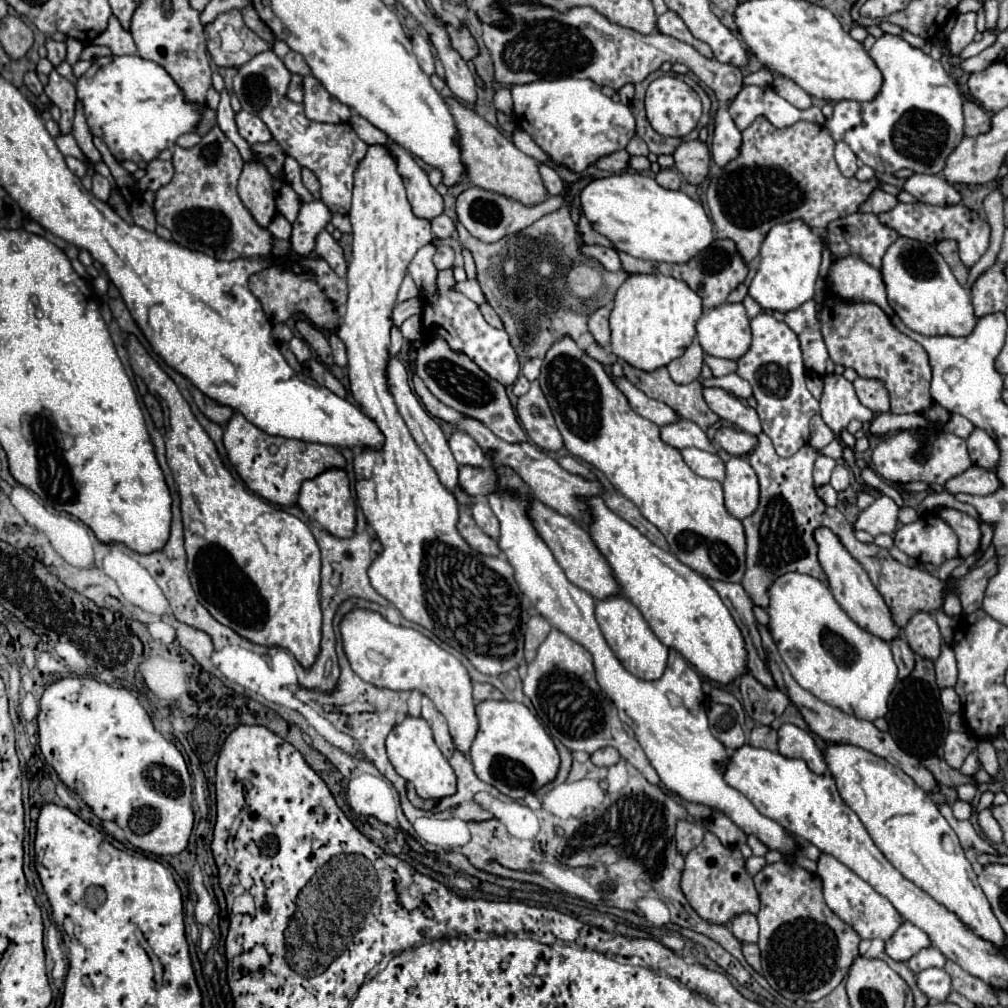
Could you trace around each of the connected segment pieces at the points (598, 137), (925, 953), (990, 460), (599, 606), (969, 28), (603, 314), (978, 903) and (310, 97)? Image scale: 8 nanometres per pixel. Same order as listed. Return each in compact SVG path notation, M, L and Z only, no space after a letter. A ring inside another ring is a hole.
M563 77L555 81L533 81L525 85L513 85L513 115L519 129L527 131L531 139L551 155L553 163L565 165L571 171L585 171L589 165L593 165L599 157L609 155L613 151L625 149L629 139L635 135L635 119L631 115L631 109L627 105L615 103L609 97L601 93L601 87L595 85L589 79L575 79L575 77Z
M927 947L923 951L919 951L917 955L913 955L909 961L909 969L913 975L929 969L929 967L943 967L945 965L945 957L941 951L937 951L935 947Z
M975 429L967 437L967 449L969 449L969 457L975 465L979 465L983 469L995 469L997 467L999 447L993 443L993 439L983 429Z
M609 595L605 599L599 599L595 603L595 617L615 657L625 665L629 673L647 681L659 679L663 675L665 665L667 665L667 647L649 629L647 621L629 599L625 599L623 595Z
M959 13L957 15L957 23L955 23L953 31L949 33L949 51L953 55L959 55L959 51L973 41L973 35L977 33L975 19L977 19L977 13Z
M601 307L589 317L589 331L595 337L595 341L601 347L607 347L611 343L611 329L609 329L609 307Z
M829 743L825 749L825 763L835 777L841 799L859 815L871 839L891 865L935 901L953 911L971 931L991 941L1007 955L1005 933L977 883L977 873L967 861L955 831L939 813L931 797L899 767L855 745Z
M313 75L303 77L303 93L305 93L305 99L303 99L305 115L311 121L319 121L319 123L349 121L349 107L335 101Z

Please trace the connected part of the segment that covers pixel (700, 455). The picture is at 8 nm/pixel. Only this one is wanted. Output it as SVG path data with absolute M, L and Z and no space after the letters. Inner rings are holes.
M695 447L681 449L681 455L683 455L685 463L699 477L707 477L707 479L715 479L715 481L725 479L725 463L719 455L709 453L709 451L701 451L701 449L695 449Z

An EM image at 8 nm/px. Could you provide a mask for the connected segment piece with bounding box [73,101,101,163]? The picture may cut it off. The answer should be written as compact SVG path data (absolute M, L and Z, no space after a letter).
M77 101L75 103L75 123L73 123L73 137L75 137L75 141L77 141L77 145L81 147L81 151L89 157L89 161L91 163L97 163L97 161L101 161L101 155L99 155L99 151L95 149L95 145L93 145L93 137L91 137L91 131L89 131L89 127L87 127L87 123L85 123L85 115L83 115L83 105Z

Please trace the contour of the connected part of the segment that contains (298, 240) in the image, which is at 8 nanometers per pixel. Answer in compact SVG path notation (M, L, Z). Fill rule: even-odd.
M319 199L311 203L303 203L297 221L293 223L291 245L299 255L309 255L315 247L315 235L325 229L331 221L331 211Z

